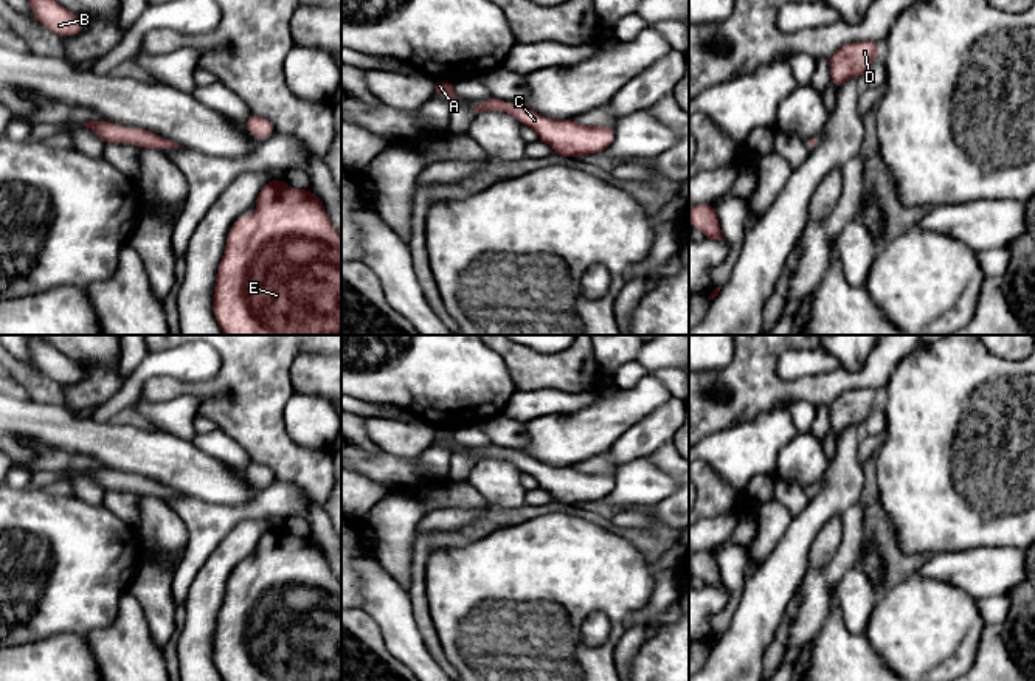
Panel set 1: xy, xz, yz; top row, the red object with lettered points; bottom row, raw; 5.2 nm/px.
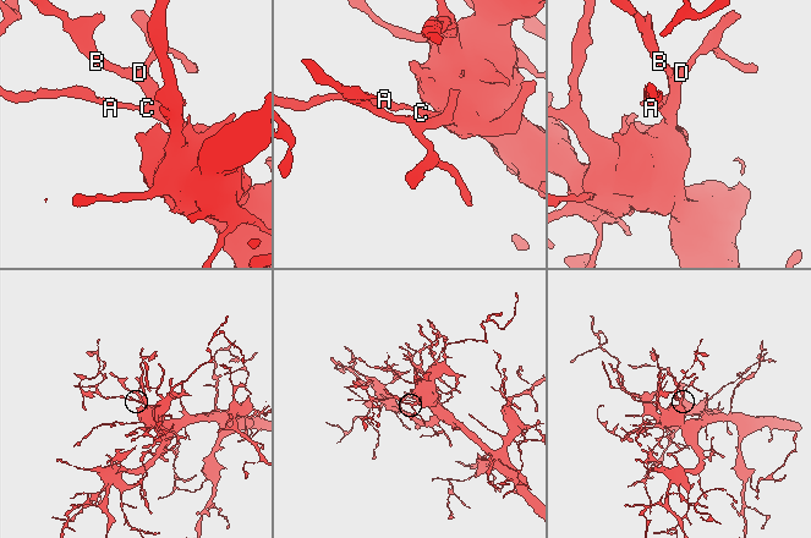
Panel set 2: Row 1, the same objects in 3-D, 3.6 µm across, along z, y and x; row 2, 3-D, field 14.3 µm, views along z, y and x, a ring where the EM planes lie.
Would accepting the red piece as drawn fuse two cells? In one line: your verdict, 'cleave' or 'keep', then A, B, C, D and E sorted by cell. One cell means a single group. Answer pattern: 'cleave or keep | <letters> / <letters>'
keep | A B C D E

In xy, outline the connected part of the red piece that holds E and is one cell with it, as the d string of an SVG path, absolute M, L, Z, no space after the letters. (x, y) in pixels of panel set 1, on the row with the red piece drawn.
M268 180L254 216L239 216L216 271L213 312L223 335L341 335L341 234L310 189Z

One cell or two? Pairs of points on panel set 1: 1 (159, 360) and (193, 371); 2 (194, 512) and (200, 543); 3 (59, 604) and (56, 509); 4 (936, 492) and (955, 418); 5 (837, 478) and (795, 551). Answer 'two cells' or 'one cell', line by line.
1: one cell
2: one cell
3: one cell
4: one cell
5: one cell

